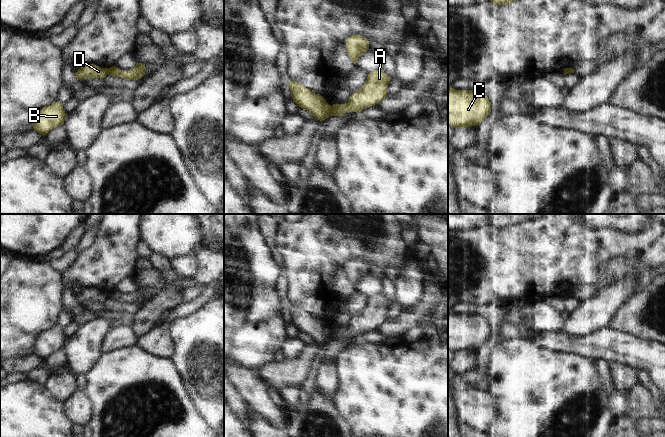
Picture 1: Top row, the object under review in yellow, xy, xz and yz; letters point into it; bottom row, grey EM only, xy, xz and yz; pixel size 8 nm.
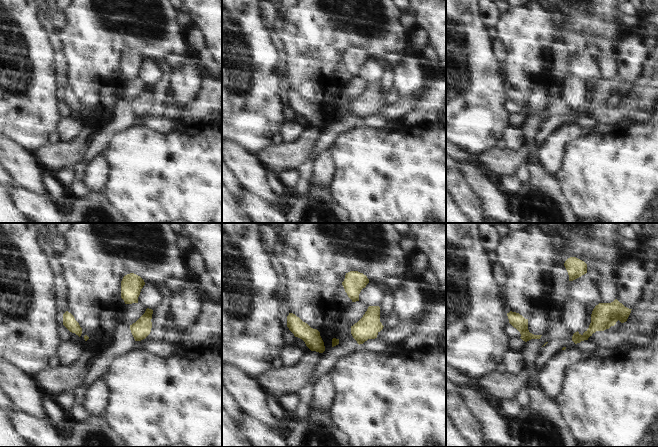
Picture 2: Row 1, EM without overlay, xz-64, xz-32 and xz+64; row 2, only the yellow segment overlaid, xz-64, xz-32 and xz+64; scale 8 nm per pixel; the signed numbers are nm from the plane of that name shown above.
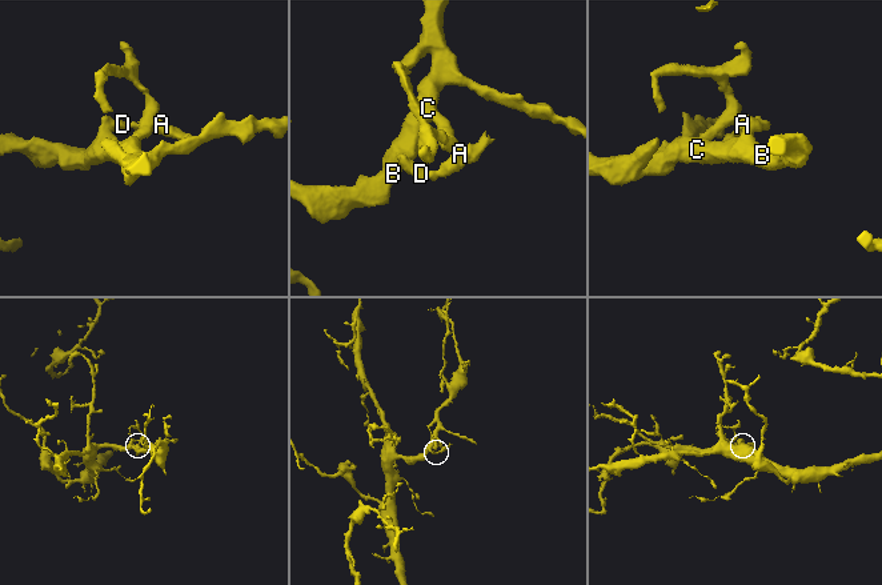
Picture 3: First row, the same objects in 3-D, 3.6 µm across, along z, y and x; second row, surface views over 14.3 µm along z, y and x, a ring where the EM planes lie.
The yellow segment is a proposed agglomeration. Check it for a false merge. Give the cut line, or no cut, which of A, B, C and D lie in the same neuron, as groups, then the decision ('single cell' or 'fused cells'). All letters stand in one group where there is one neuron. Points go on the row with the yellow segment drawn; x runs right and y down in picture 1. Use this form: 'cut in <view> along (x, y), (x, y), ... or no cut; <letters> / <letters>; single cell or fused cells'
cut in xz along (331, 106), (328, 114); A / B C D; fused cells

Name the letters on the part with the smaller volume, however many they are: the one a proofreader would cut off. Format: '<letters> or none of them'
A

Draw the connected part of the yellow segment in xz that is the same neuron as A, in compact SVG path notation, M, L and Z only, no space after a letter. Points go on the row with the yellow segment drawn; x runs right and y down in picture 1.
M383 70L370 72L362 88L351 94L347 103L333 104L329 115L343 116L346 112L359 113L365 108L375 106L386 98L389 82L390 78Z

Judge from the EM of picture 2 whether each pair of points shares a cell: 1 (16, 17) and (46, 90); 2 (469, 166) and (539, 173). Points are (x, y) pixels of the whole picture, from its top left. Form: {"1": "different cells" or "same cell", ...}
{"1": "same cell", "2": "different cells"}

